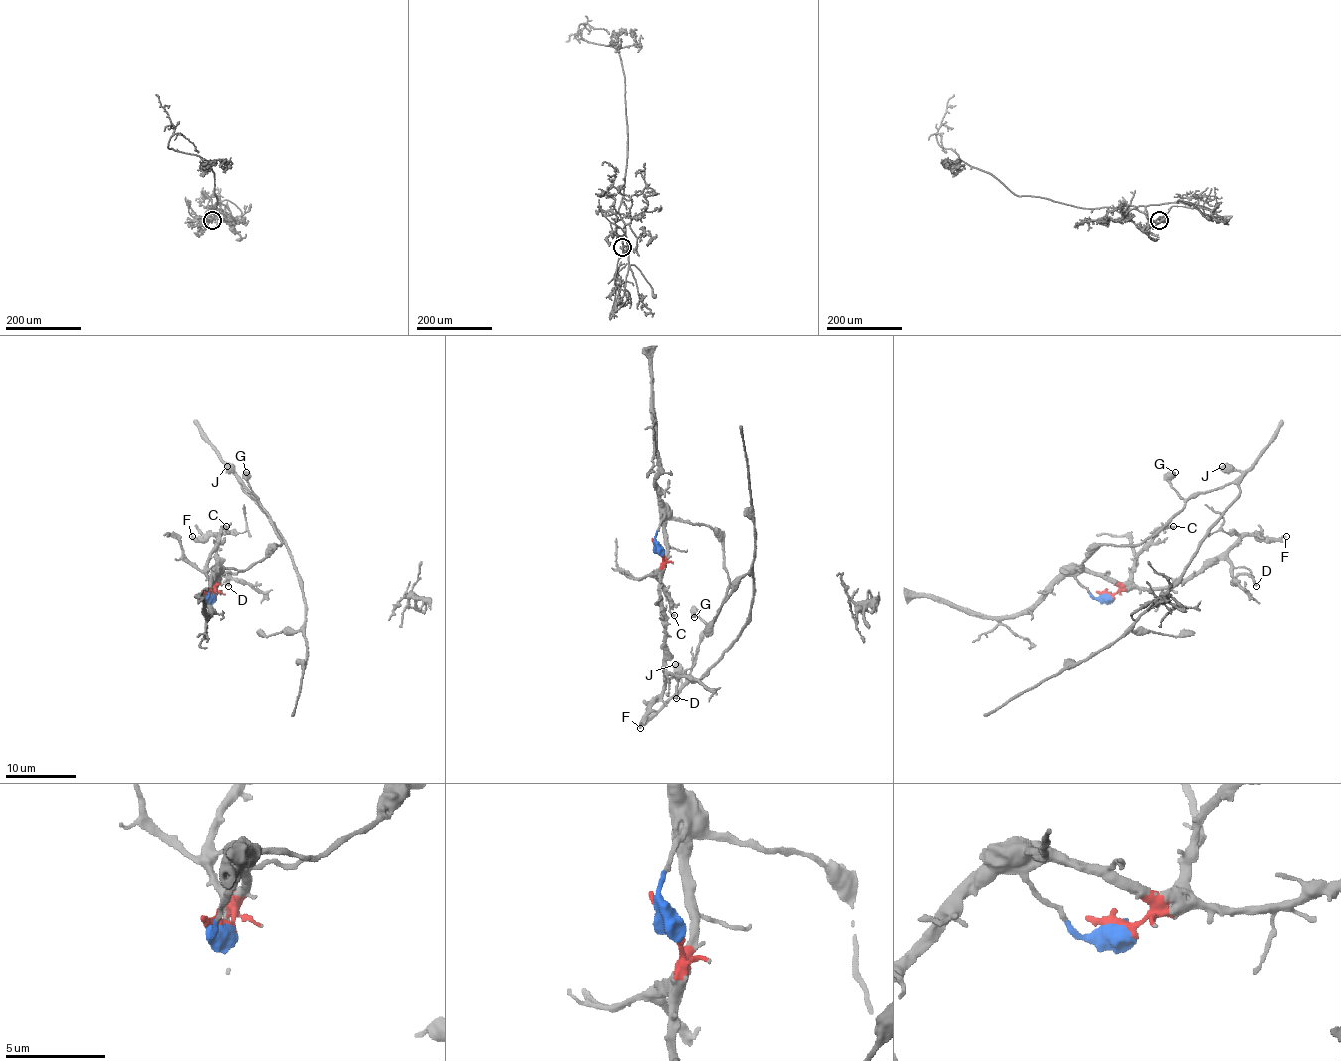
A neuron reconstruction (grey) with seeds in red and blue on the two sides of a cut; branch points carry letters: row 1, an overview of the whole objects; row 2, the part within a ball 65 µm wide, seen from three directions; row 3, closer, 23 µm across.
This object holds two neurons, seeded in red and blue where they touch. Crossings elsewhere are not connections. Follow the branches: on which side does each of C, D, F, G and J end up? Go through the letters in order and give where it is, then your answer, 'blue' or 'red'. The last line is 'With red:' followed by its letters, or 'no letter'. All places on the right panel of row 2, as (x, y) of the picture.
C: place (1173, 526); red
D: place (1256, 586); red
F: place (1286, 536); red
G: place (1175, 472); blue
J: place (1222, 466); blue
With red: C, D, F

